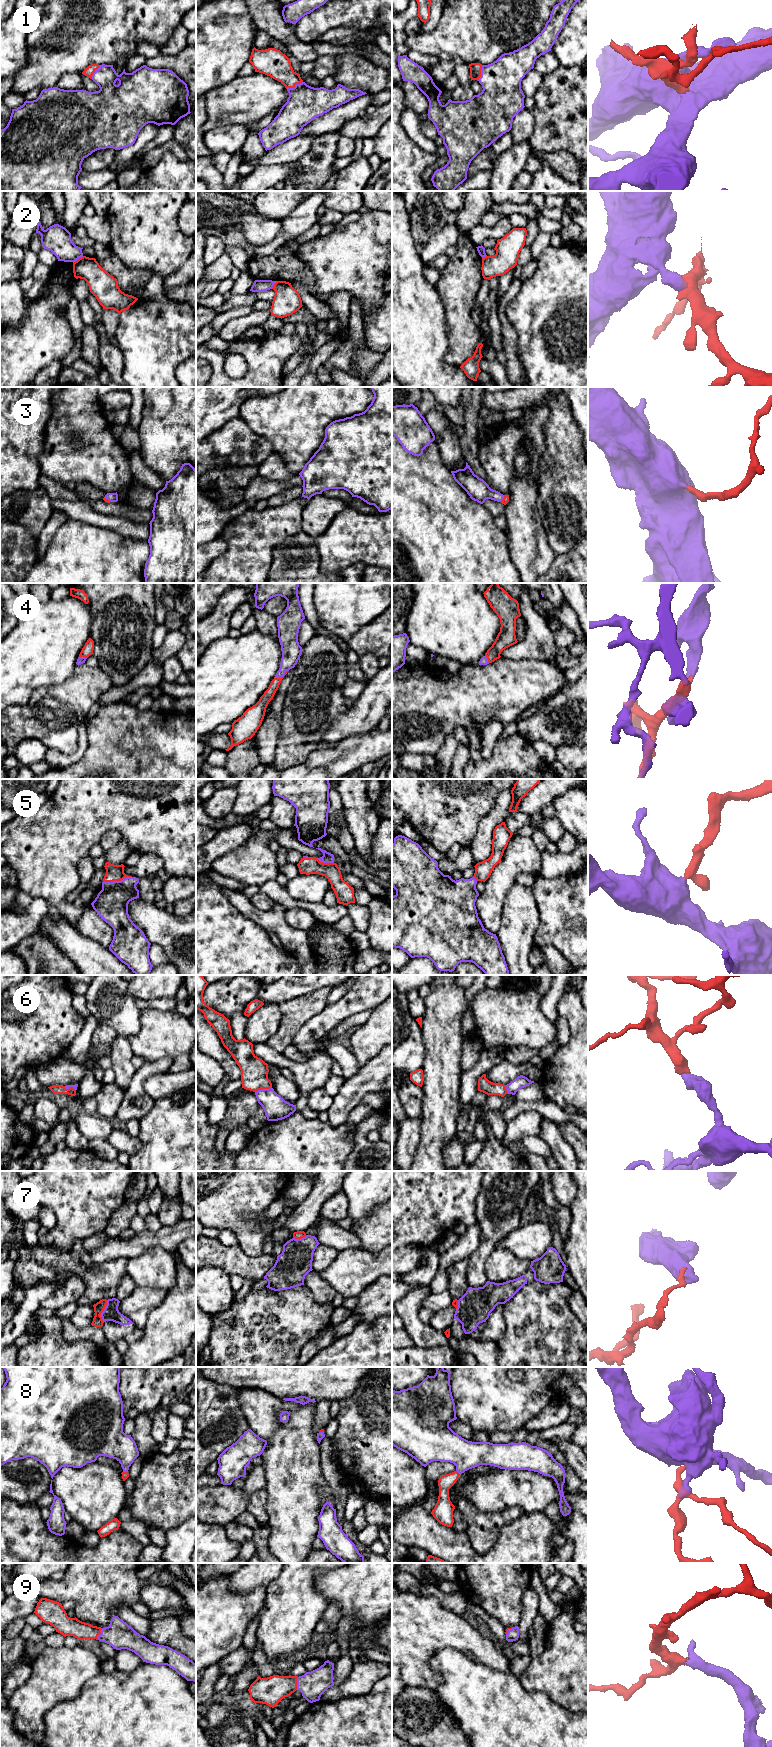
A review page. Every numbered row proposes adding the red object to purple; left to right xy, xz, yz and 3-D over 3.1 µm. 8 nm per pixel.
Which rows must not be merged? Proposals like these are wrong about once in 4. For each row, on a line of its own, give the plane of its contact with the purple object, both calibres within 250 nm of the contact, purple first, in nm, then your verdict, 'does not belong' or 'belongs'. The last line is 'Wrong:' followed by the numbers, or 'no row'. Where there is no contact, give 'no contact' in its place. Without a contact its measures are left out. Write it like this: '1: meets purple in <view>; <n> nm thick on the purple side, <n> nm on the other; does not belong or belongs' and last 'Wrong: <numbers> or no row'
1: meets purple in xz; 280 nm thick on the purple side, 220 nm on the other; belongs
2: meets purple in xy; 220 nm thick on the purple side, 190 nm on the other; does not belong
3: meets purple in yz; 170 nm thick on the purple side, 50 nm on the other; belongs
4: meets purple in xz; 160 nm thick on the purple side, 90 nm on the other; belongs
5: meets purple in xy; 280 nm thick on the purple side, 130 nm on the other; belongs
6: meets purple in xz; 190 nm thick on the purple side, 220 nm on the other; belongs
7: meets purple in xy; 130 nm thick on the purple side, 90 nm on the other; does not belong
8: meets purple in yz; 280 nm thick on the purple side, 120 nm on the other; belongs
9: meets purple in xy; 220 nm thick on the purple side, 140 nm on the other; belongs
Wrong: 2, 7

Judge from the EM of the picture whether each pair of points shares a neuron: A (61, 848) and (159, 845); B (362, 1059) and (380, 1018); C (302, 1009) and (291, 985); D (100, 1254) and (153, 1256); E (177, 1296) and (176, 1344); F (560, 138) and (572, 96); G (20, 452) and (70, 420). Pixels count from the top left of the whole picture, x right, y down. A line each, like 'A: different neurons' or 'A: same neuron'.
A: same neuron
B: same neuron
C: different neurons
D: different neurons
E: same neuron
F: same neuron
G: different neurons

